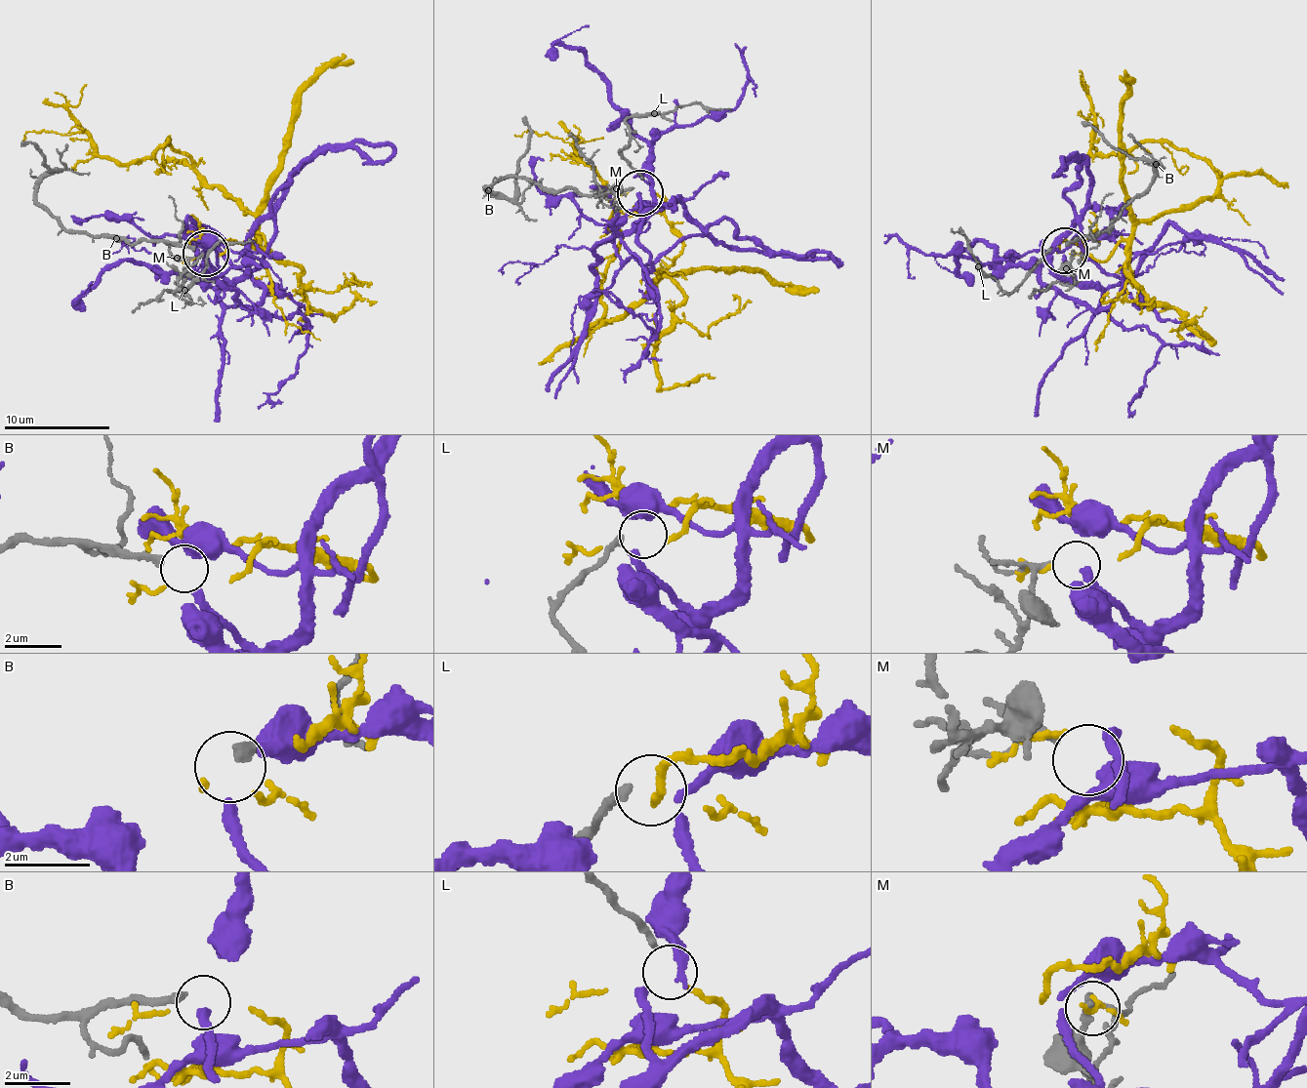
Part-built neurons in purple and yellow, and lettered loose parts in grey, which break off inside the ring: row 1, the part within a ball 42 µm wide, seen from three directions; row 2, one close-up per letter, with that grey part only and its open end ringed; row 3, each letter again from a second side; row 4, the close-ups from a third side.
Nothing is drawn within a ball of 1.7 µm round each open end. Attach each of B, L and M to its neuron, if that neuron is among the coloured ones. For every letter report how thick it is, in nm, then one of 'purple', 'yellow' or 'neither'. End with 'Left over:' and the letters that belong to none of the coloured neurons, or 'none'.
B: 260 nm thick; purple
L: 190 nm thick; yellow
M: 130 nm thick; neither
Left over: M

